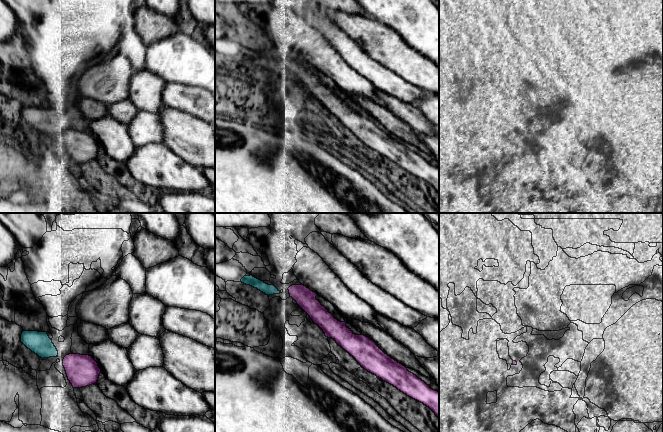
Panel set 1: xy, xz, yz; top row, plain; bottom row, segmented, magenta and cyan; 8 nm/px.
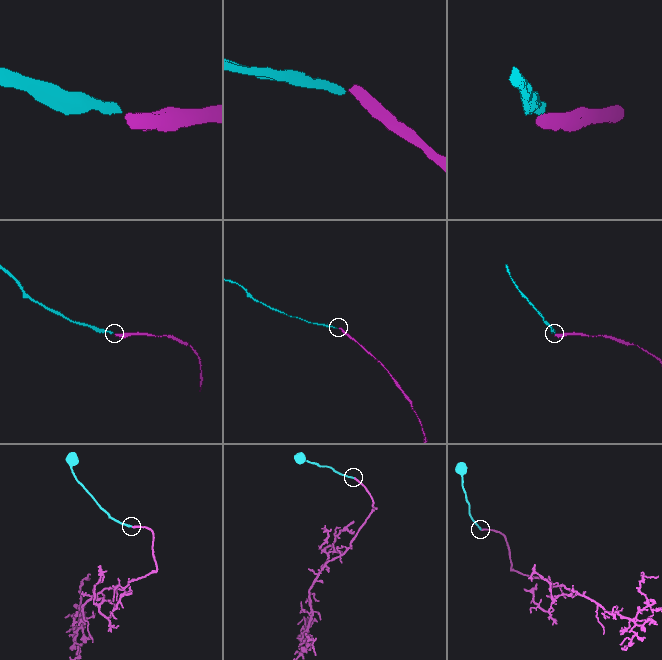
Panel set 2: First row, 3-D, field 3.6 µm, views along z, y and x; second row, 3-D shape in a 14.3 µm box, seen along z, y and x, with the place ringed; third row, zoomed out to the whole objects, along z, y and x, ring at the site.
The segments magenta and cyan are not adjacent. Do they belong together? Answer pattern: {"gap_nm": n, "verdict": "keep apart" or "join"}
{"gap_nm": 60, "verdict": "join"}

